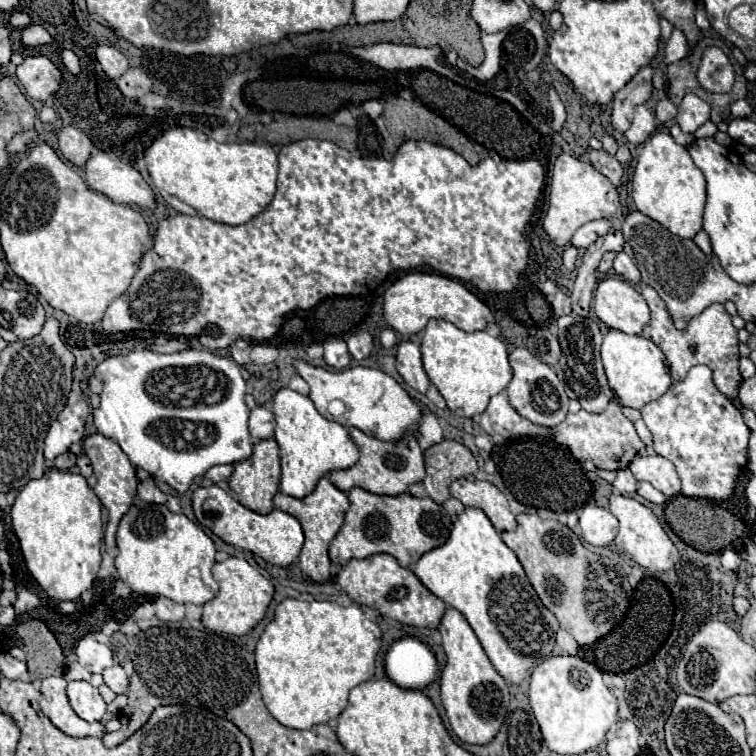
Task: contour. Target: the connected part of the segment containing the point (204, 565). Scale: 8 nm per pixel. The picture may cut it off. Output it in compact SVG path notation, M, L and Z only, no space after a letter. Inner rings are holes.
M134 501L118 525L116 545L118 575L136 593L194 605L204 605L218 593L218 583L212 577L212 565L216 563L214 541L198 523L192 523L186 515L172 513L166 505Z

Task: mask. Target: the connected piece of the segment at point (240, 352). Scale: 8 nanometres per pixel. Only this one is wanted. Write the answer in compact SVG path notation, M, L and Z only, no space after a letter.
M238 339L236 343L230 345L230 355L232 355L232 359L234 359L238 365L248 365L248 363L250 363L250 357L248 357L250 349L252 349L252 343L250 343L250 341Z

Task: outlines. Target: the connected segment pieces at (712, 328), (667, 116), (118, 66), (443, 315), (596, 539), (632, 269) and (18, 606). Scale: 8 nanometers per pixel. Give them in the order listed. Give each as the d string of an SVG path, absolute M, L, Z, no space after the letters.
M644 287L642 297L646 299L650 313L652 313L650 321L646 323L646 327L642 331L642 337L652 339L662 349L662 353L668 359L672 379L682 381L686 377L686 373L690 371L690 367L702 363L702 365L708 365L716 373L718 389L724 391L730 399L738 399L738 389L742 383L742 375L738 371L738 331L734 329L724 305L720 305L720 303L710 305L700 315L696 315L688 321L688 329L676 329L662 297L652 287Z
M660 99L658 105L656 105L656 117L666 123L666 121L672 121L676 117L676 105L670 101L670 99Z
M100 45L96 49L96 59L110 79L118 79L128 69L128 59L118 49L108 45Z
M408 273L406 277L390 285L384 293L384 317L390 327L400 335L420 333L432 317L450 321L468 333L484 331L488 323L494 321L494 313L488 309L488 305L484 305L476 295L472 295L462 283L436 273Z
M586 505L580 509L580 529L590 545L610 545L618 533L618 521L606 507Z
M618 253L616 259L614 259L614 269L630 283L640 283L640 271L638 267L632 263L632 259L626 255L626 253Z
M16 585L14 591L16 591L16 595L18 595L18 599L16 599L16 603L14 603L16 613L26 613L26 611L30 611L30 609L34 609L34 607L40 605L39 597L34 593L30 593L24 585Z

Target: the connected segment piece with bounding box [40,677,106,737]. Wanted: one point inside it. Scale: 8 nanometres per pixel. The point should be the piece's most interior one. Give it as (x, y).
(54, 703)

